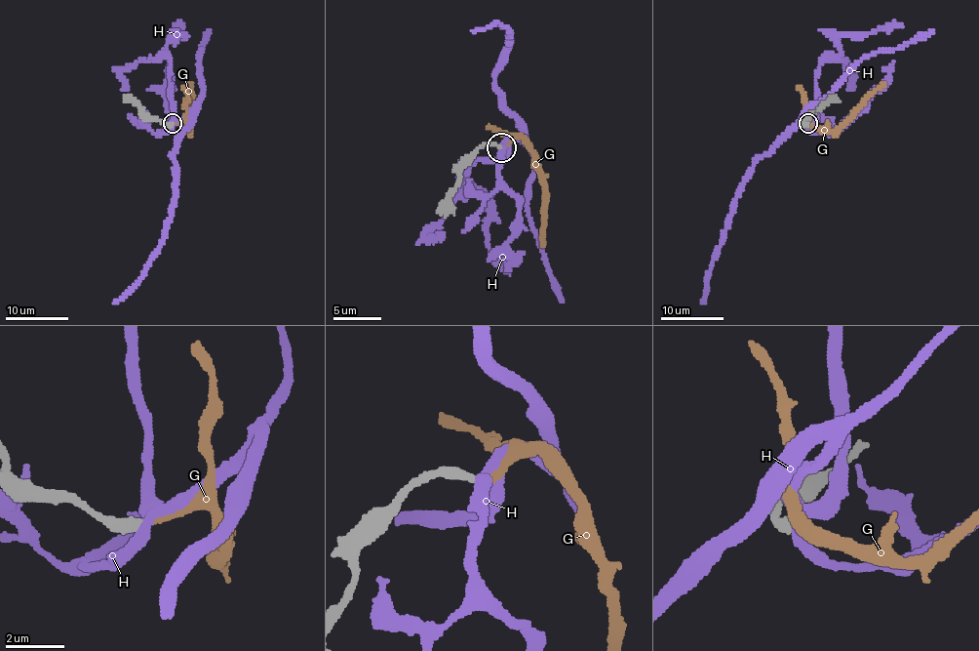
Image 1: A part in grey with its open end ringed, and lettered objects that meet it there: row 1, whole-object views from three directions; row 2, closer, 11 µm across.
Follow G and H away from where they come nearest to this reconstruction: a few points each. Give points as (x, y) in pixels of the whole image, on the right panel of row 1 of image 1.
G: (808, 124), (822, 131), (834, 131), (883, 82)
H: (806, 124), (807, 111), (772, 149), (761, 155), (736, 198), (701, 302)

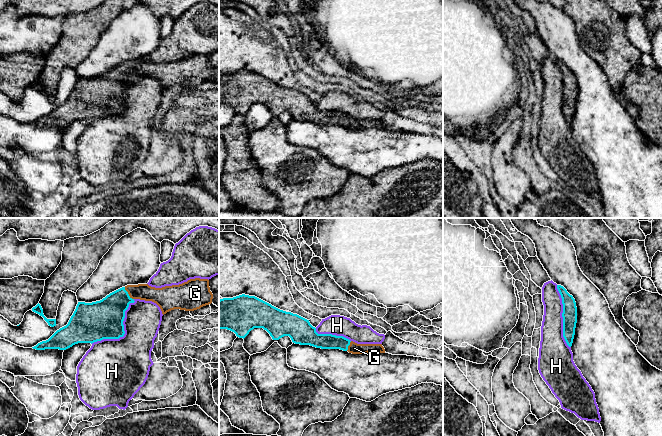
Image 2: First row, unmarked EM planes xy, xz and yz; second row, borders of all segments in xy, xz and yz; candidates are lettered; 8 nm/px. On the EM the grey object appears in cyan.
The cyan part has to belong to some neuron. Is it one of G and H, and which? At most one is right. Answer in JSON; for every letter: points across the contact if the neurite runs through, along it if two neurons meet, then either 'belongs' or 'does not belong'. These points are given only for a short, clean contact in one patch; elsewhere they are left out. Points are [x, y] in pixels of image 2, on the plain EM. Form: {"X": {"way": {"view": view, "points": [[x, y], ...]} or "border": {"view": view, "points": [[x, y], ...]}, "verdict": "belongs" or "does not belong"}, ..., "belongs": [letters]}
{"G": {"way": {"view": "xy", "points": [[106, 92], [127, 69], [145, 68]]}, "verdict": "belongs"}, "H": {"verdict": "does not belong"}, "belongs": ["G"]}

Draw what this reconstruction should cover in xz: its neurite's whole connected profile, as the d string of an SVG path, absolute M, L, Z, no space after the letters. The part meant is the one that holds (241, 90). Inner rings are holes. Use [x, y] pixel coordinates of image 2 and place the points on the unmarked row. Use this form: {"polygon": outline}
{"polygon": "M249 71L219 76L219 106L227 105L245 114L254 104L263 104L273 116L289 112L293 119L321 125L340 125L352 130L385 129L382 120L357 120L343 112L318 110L309 96Z"}

